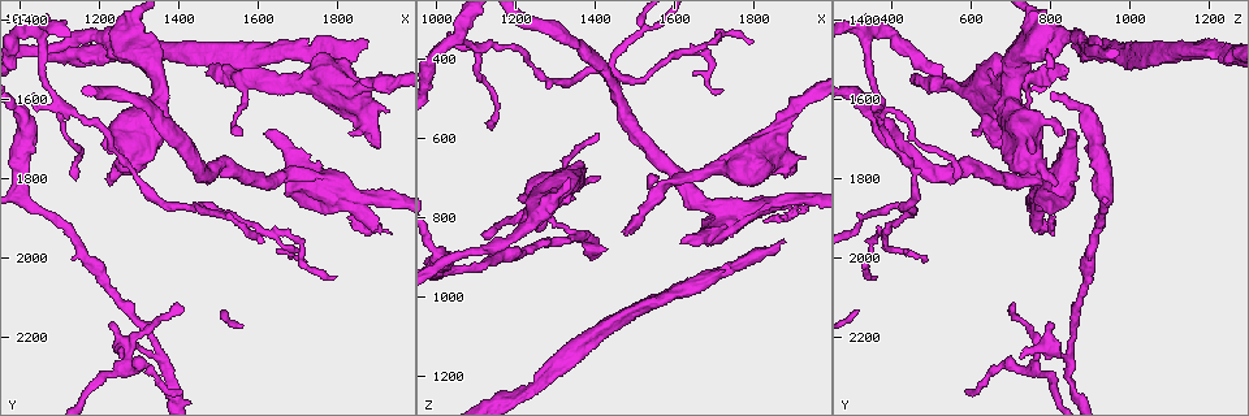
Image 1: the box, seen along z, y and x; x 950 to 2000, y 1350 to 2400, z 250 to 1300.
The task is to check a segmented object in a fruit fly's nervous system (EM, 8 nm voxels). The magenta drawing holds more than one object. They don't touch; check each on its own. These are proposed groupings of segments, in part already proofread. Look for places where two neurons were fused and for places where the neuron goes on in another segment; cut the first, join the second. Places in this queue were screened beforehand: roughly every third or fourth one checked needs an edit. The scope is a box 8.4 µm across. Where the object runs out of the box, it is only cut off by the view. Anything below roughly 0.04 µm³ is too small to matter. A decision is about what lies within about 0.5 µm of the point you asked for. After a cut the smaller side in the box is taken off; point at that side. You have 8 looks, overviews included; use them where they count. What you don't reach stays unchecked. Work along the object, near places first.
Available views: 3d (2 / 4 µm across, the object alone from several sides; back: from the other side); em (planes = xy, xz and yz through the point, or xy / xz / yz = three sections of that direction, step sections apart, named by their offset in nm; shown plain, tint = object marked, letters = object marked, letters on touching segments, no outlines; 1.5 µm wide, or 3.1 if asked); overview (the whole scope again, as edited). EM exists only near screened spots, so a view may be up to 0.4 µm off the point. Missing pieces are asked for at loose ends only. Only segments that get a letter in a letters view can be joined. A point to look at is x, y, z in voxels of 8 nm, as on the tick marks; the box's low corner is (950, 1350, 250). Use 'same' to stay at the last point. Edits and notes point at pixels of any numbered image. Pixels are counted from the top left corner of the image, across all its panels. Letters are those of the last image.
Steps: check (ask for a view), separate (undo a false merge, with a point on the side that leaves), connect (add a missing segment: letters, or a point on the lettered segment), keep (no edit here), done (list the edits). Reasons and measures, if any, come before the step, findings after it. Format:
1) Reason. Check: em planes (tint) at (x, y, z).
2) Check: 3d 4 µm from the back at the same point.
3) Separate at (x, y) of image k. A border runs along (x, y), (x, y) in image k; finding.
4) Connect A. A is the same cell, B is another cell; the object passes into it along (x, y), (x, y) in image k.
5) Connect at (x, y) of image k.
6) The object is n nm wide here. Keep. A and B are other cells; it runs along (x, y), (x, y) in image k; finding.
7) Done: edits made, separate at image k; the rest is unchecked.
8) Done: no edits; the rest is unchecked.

An open end. Check: 3d 2 µm at (1485, 1520, 840).

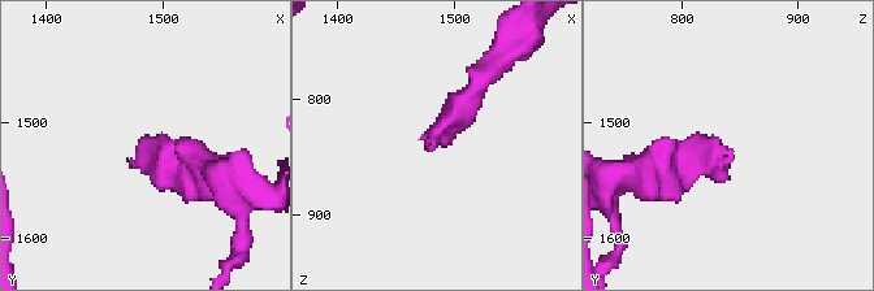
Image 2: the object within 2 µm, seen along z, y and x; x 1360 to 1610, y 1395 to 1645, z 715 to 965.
Check: em planes (plain) at (1480, 1524, 840).

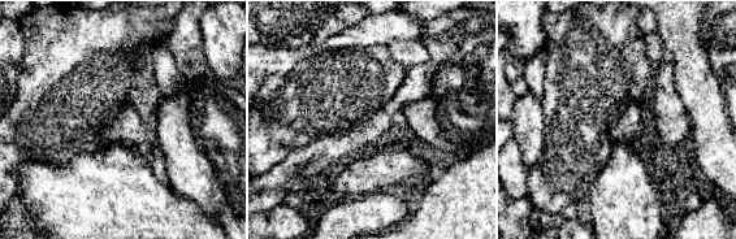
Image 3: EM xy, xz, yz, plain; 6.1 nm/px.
See the neighbours. Check: em planes (letters) at the same point.

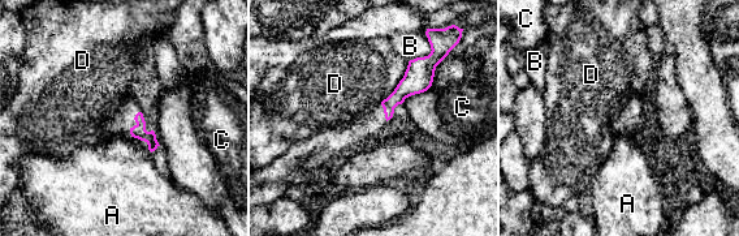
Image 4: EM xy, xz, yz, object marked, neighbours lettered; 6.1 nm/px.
Keep. A, B, C and D are other cells; it runs along (436, 58), (388, 106), (388, 115) in image 4; none of them fits.

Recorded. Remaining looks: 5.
Thick turns thin. Check: 3d 2 µm at (1875, 1575, 560).

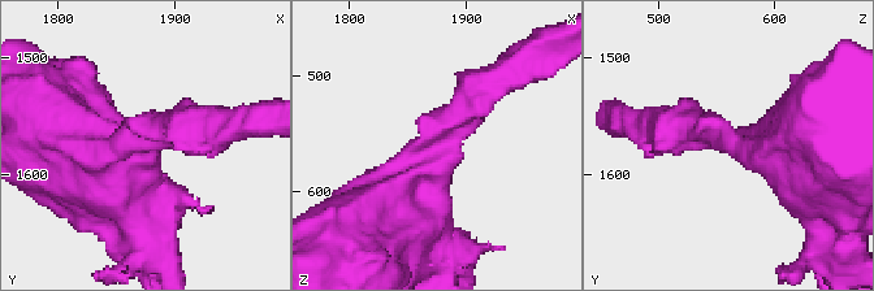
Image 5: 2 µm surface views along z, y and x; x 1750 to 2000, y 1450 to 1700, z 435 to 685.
Shape alone is not enough. Check: em planes (tint) at (1868, 1576, 560).

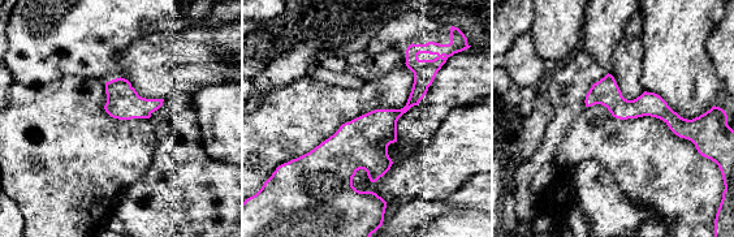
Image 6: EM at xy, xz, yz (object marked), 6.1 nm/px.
See the neighbours. Check: em planes (letters) at the same point.

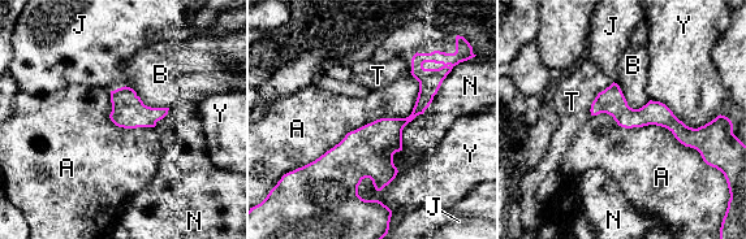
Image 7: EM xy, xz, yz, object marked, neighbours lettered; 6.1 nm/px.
The object is 140 nm wide here. Keep. A, B, J, N, T and Y are other cells; it runs along (414, 72), (422, 104), (352, 172), (366, 214) in image 7; continuous, no second neuron.

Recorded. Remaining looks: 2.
Abrupt turn. Check: em yz step 8 (letters) at (1265, 2225, 785).

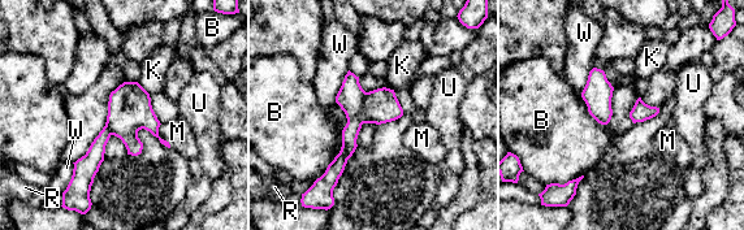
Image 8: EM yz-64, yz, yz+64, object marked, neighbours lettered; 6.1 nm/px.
Cut it another way. Check: em planes (letters) at the same point.

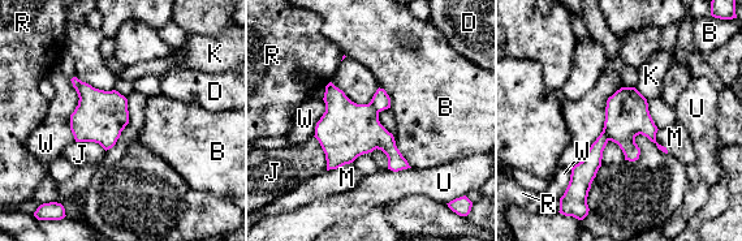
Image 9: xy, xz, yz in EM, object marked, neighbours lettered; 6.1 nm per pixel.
Separate at (586, 170) of image 9. B, D, J, K, M, R, U and W are other cells; a border runs along (603, 130), (609, 140) in image 9; two neurons meet here.

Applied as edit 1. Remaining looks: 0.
Done: edits made, separate at image 9; the rest is unchecked.

